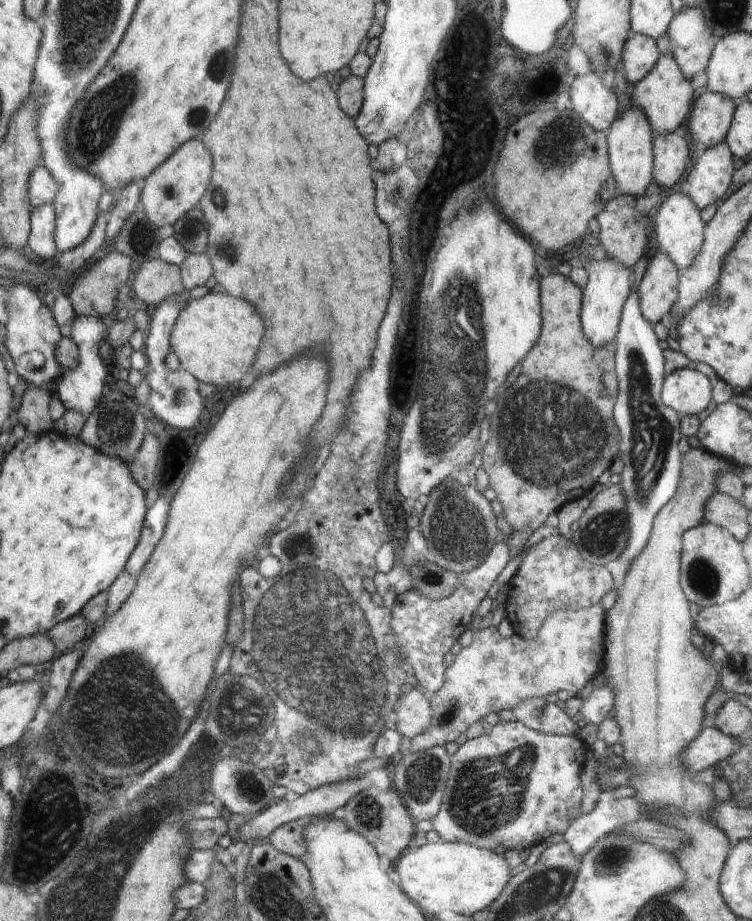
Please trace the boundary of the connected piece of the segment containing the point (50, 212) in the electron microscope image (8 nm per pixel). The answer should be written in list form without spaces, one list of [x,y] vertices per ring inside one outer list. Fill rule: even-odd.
[[[53,205],[33,208],[31,214],[31,234],[27,241],[32,252],[46,260],[57,260],[58,248],[55,246],[55,222],[58,215]]]

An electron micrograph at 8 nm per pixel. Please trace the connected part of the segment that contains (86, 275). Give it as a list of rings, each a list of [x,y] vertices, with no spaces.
[[[118,251],[110,252],[99,262],[92,264],[87,271],[82,271],[76,279],[76,284],[72,292],[67,296],[71,300],[76,317],[89,317],[90,315],[98,318],[109,319],[115,312],[116,299],[118,292],[126,286],[128,280],[133,276],[135,264],[131,258]]]

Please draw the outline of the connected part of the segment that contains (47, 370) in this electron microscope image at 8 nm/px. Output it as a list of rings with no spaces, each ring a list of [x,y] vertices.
[[[13,284],[5,290],[9,298],[9,319],[5,324],[6,347],[13,358],[15,370],[28,384],[52,389],[65,369],[56,361],[56,346],[62,334],[54,315],[44,305],[41,296],[26,286]]]

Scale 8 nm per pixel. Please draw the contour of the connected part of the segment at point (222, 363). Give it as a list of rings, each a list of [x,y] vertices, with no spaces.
[[[209,292],[203,298],[191,299],[184,309],[179,310],[175,328],[171,332],[171,351],[177,356],[181,368],[196,375],[200,382],[228,386],[240,382],[242,376],[250,370],[262,336],[264,336],[264,322],[250,302],[234,298],[230,294]]]

